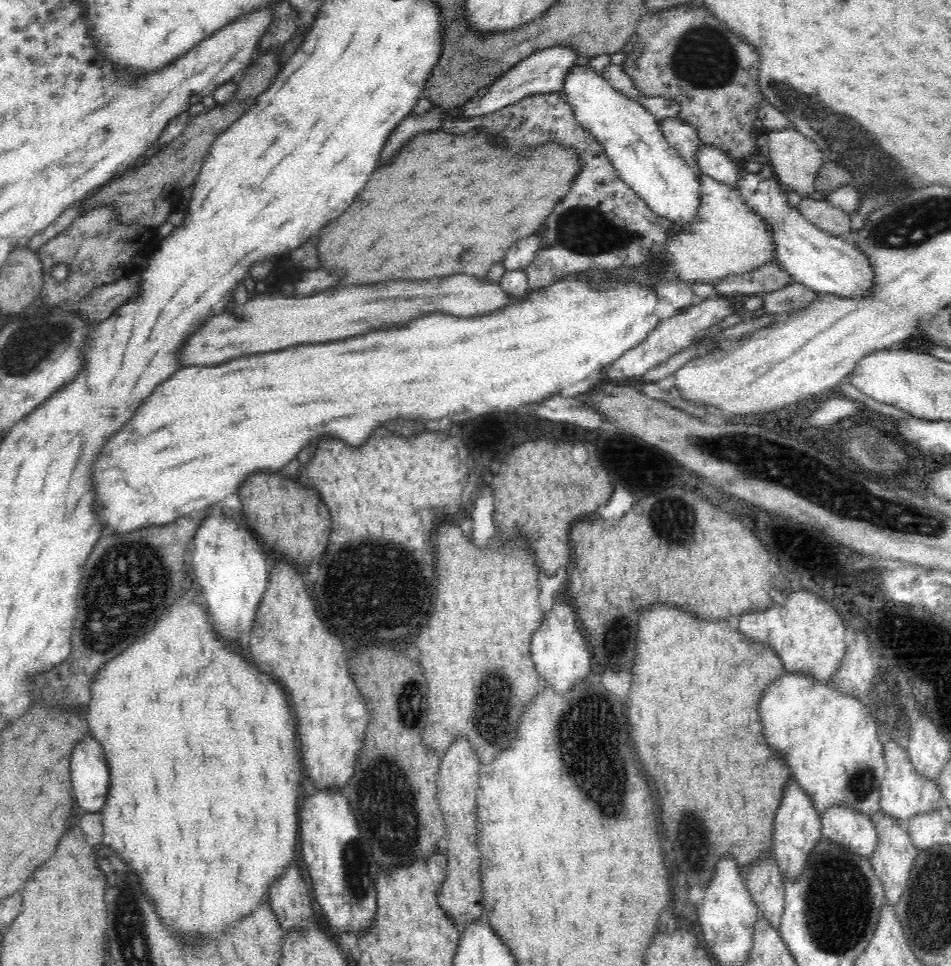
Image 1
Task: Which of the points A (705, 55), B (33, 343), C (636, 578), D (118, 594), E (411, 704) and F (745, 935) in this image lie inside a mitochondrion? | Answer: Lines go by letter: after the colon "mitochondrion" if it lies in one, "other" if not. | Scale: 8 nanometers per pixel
A: mitochondrion
B: mitochondrion
C: other
D: mitochondrion
E: mitochondrion
F: other

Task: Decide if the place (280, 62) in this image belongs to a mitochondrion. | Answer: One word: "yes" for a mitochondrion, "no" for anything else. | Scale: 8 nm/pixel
no

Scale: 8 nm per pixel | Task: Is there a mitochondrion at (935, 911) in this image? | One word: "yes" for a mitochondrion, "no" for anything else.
yes

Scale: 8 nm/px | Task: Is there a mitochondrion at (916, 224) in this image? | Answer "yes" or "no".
yes

